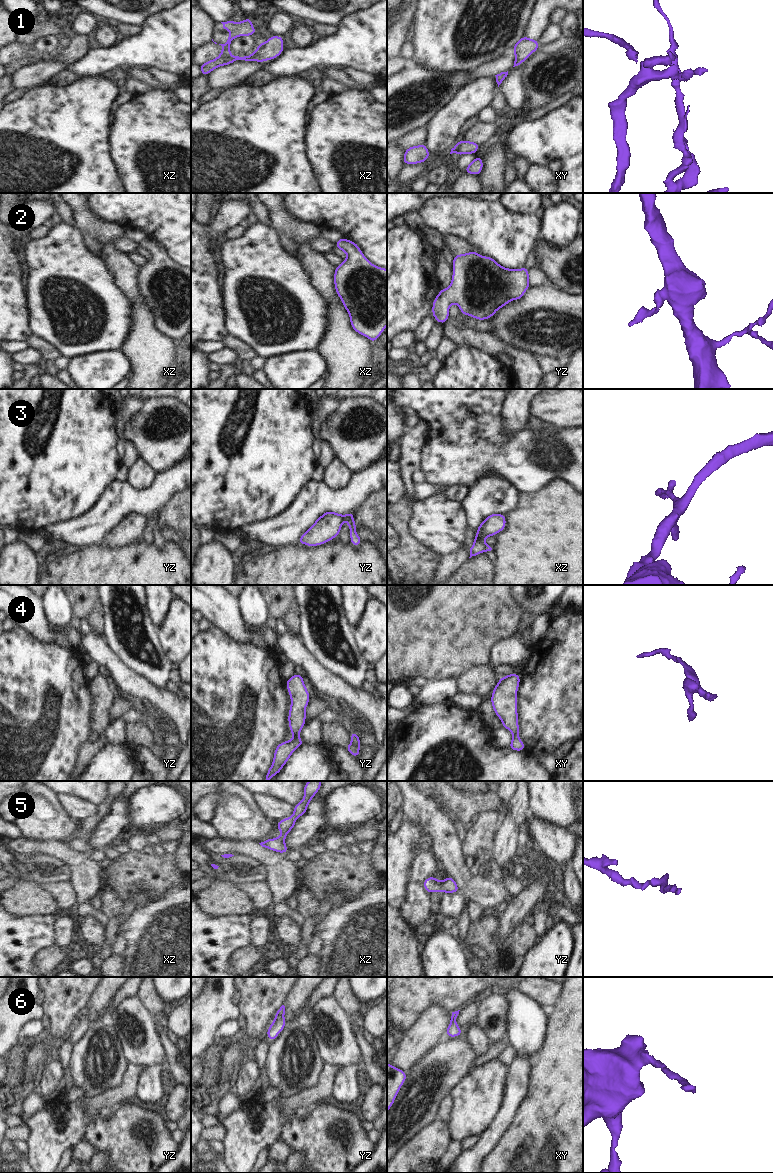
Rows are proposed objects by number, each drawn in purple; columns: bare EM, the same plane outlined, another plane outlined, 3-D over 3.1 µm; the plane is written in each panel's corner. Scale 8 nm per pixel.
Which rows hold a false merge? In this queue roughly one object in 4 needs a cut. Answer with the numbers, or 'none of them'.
3

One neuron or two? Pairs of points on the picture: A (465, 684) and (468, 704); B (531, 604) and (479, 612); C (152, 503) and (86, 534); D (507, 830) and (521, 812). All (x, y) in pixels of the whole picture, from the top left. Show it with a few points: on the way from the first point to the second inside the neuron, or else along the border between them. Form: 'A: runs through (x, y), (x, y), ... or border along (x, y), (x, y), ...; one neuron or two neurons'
A: border along (458, 692), (472, 692), (479, 696); two neurons
B: border along (513, 595), (522, 611); two neurons
C: runs through (136, 503), (118, 503), (102, 519); one neuron
D: runs through (508, 826), (517, 816); one neuron

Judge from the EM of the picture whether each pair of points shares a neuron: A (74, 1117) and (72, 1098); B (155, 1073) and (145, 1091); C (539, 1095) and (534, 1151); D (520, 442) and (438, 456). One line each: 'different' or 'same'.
A: same
B: same
C: same
D: same

